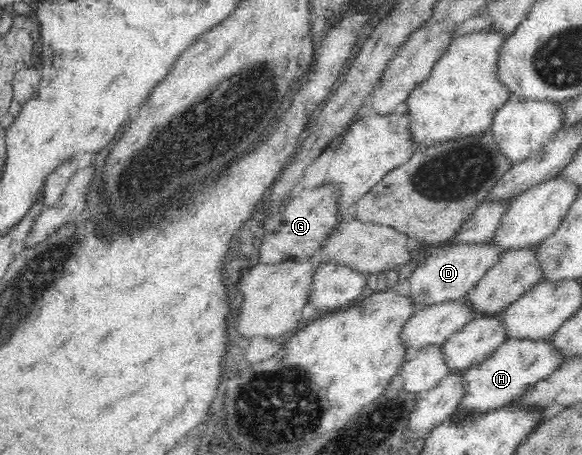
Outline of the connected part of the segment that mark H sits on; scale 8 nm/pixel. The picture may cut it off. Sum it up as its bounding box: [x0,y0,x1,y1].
[452,339,564,415]

